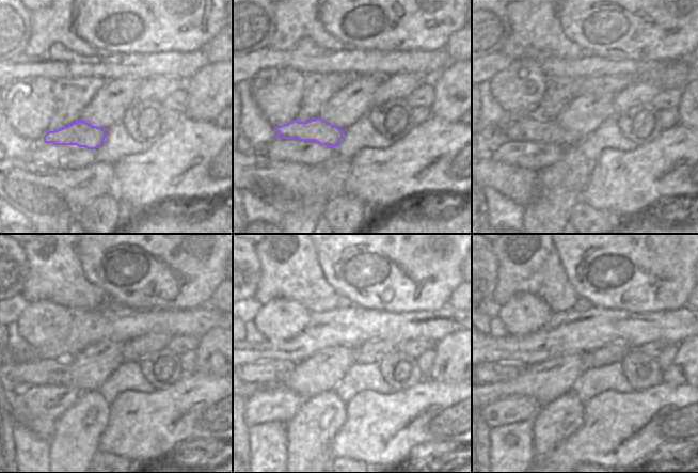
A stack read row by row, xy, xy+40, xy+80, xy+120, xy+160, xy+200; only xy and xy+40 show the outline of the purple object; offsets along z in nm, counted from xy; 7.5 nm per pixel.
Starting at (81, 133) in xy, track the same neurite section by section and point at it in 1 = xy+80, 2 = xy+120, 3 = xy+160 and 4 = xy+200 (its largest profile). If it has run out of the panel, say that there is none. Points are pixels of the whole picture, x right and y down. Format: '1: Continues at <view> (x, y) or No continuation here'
1: Continues at xy+80 (533, 128)
2: Continues at xy+120 (36, 371)
3: Continues at xy+160 (263, 373)
4: Continues at xy+200 (493, 373)

